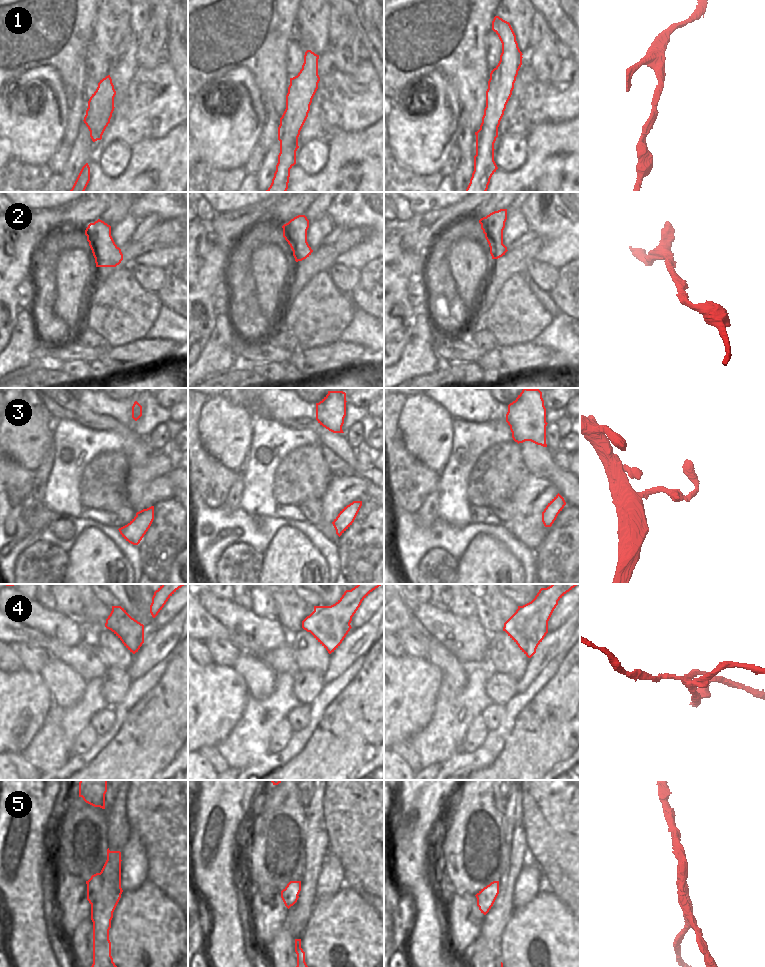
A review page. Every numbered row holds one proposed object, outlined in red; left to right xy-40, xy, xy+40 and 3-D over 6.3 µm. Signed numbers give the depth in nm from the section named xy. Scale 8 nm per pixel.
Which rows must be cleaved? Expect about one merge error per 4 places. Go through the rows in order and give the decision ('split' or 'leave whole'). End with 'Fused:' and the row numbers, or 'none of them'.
1: leave whole
2: leave whole
3: leave whole
4: split
5: split
Fused: 4, 5

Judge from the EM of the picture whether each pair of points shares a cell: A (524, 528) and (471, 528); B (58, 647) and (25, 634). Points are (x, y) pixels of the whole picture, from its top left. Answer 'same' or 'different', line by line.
A: different
B: same

